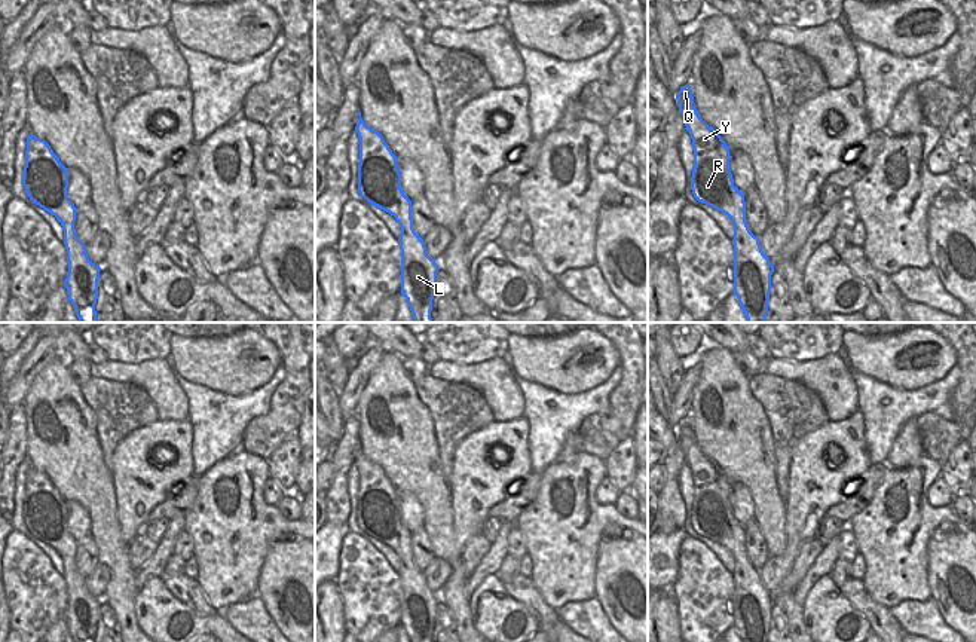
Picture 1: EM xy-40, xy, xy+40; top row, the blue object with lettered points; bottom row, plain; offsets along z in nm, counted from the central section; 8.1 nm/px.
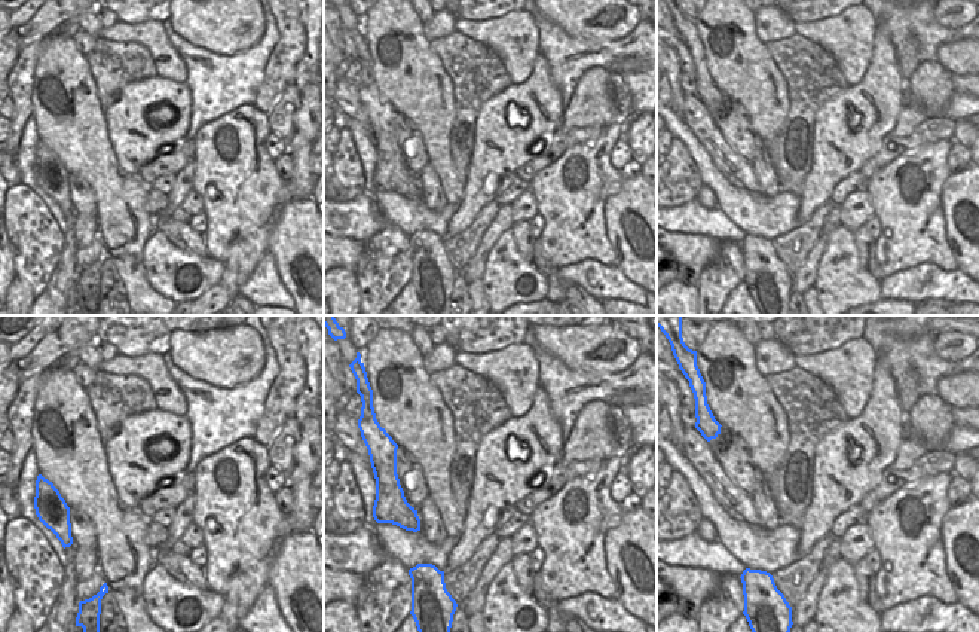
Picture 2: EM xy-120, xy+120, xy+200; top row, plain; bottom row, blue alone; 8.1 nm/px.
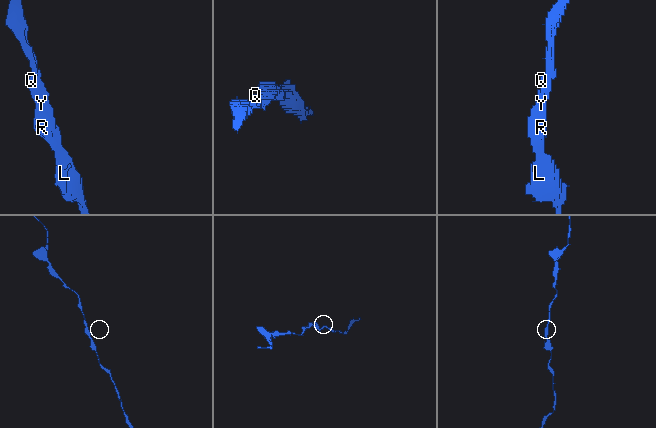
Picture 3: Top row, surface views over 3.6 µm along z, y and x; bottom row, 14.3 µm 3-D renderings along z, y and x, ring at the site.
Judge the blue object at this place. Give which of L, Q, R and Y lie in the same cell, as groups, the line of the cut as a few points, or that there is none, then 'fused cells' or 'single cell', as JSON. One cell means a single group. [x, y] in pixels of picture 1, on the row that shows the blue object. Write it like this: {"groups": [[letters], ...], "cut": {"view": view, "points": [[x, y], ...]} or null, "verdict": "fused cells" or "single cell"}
{"groups": [["L", "Q", "R", "Y"]], "cut": null, "verdict": "single cell"}

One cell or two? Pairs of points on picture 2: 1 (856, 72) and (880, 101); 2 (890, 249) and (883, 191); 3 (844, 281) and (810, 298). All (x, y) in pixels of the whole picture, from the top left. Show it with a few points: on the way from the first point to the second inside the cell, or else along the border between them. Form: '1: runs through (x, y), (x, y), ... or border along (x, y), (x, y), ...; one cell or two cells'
1: border along (874, 46), (865, 76), (850, 85); two cells
2: runs through (892, 234), (892, 205); one cell
3: border along (813, 286), (819, 299); two cells

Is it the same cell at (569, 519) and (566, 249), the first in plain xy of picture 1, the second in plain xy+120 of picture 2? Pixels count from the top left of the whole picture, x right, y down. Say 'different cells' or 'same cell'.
same cell

